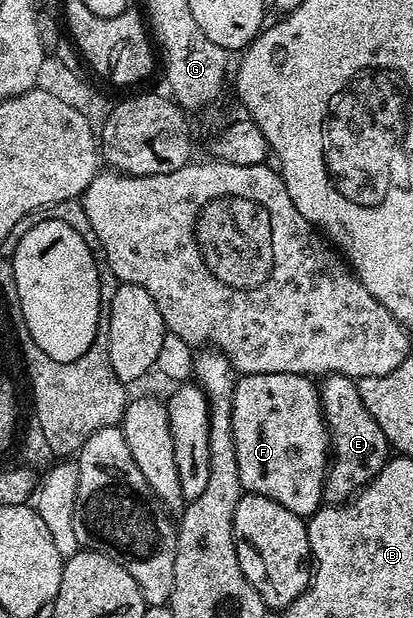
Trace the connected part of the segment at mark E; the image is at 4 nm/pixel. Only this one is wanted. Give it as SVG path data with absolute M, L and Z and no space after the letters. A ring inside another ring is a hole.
M343 374L325 375L320 382L320 397L322 418L330 431L332 447L332 457L322 485L322 500L326 504L341 504L349 502L386 467L392 451L384 432L380 432L380 424L376 424L376 420L372 420L372 412L364 408L355 379Z

